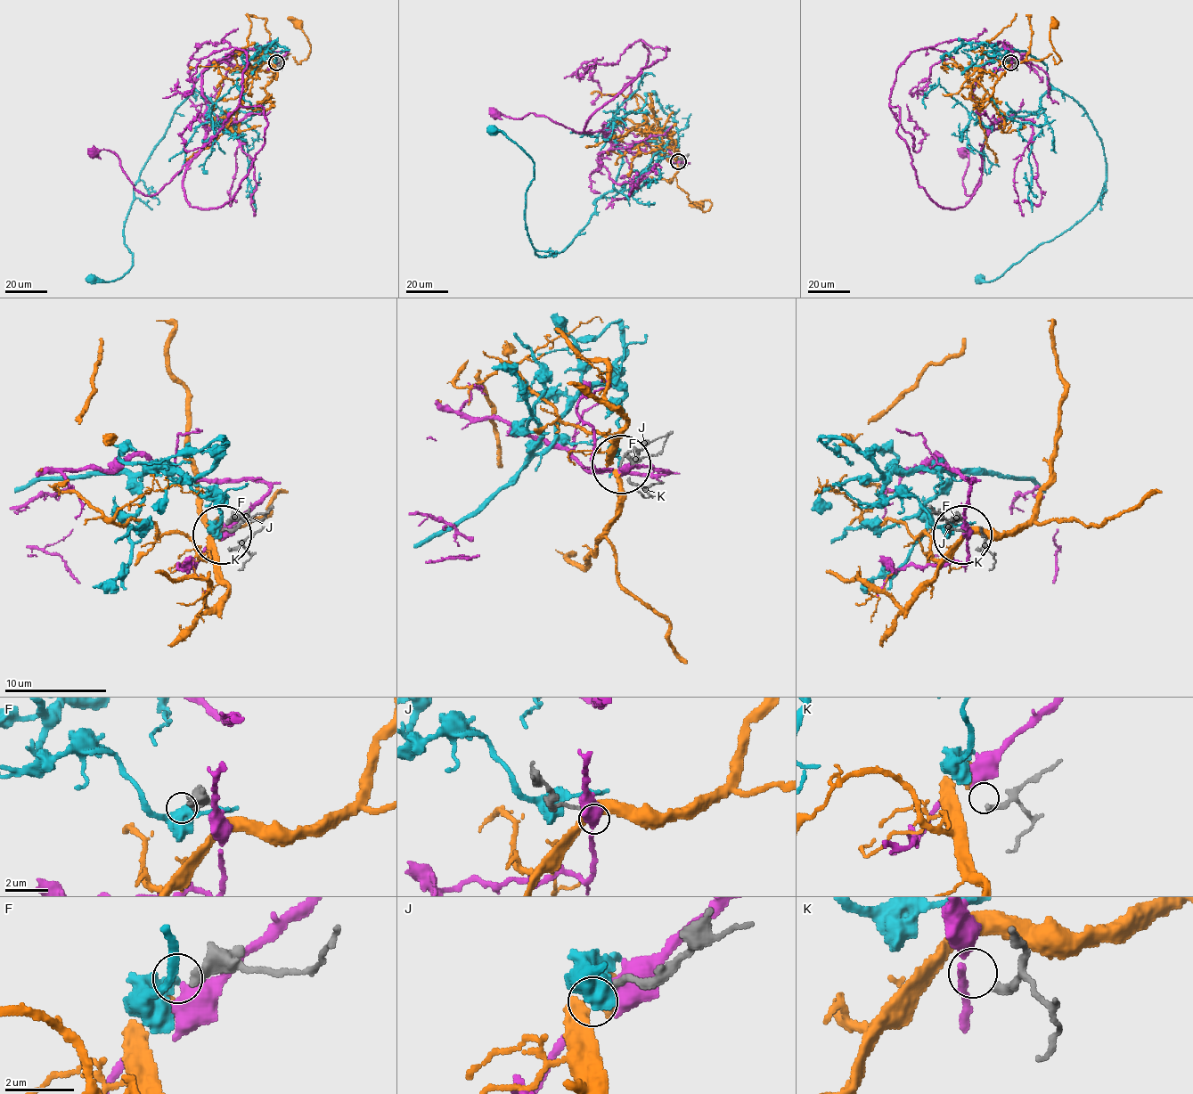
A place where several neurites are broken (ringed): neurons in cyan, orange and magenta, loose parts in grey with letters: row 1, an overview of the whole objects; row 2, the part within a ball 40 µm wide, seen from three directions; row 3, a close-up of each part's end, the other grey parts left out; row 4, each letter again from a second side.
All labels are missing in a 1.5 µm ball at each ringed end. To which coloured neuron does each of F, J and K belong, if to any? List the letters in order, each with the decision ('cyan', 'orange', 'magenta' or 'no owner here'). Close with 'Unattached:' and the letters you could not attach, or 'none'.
F: no owner here
J: no owner here
K: no owner here
Unattached: F, J, K

